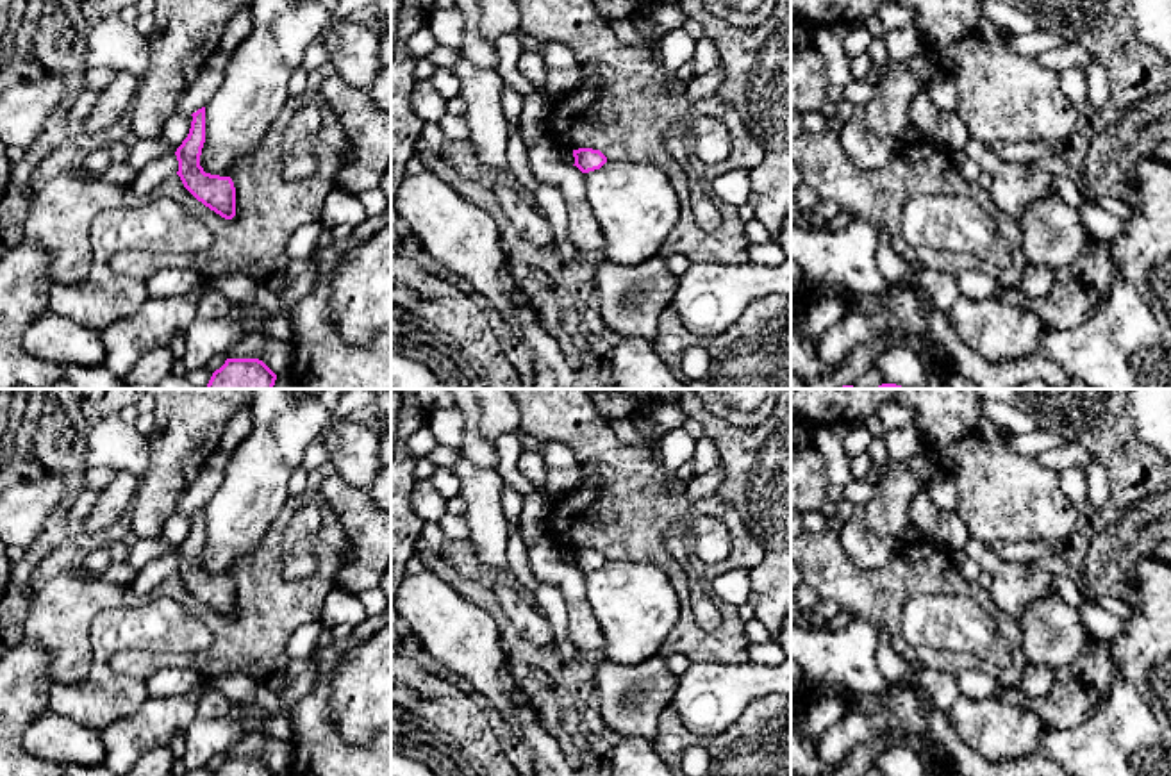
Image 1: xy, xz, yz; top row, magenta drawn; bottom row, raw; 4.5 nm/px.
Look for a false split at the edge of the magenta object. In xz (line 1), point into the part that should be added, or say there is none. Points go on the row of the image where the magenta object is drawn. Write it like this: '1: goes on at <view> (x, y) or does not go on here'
1: does not go on here

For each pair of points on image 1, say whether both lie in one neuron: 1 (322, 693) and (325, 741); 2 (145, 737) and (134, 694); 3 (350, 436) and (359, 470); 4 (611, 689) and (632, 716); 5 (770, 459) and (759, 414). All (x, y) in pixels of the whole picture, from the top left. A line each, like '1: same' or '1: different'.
1: same
2: different
3: same
4: same
5: different

